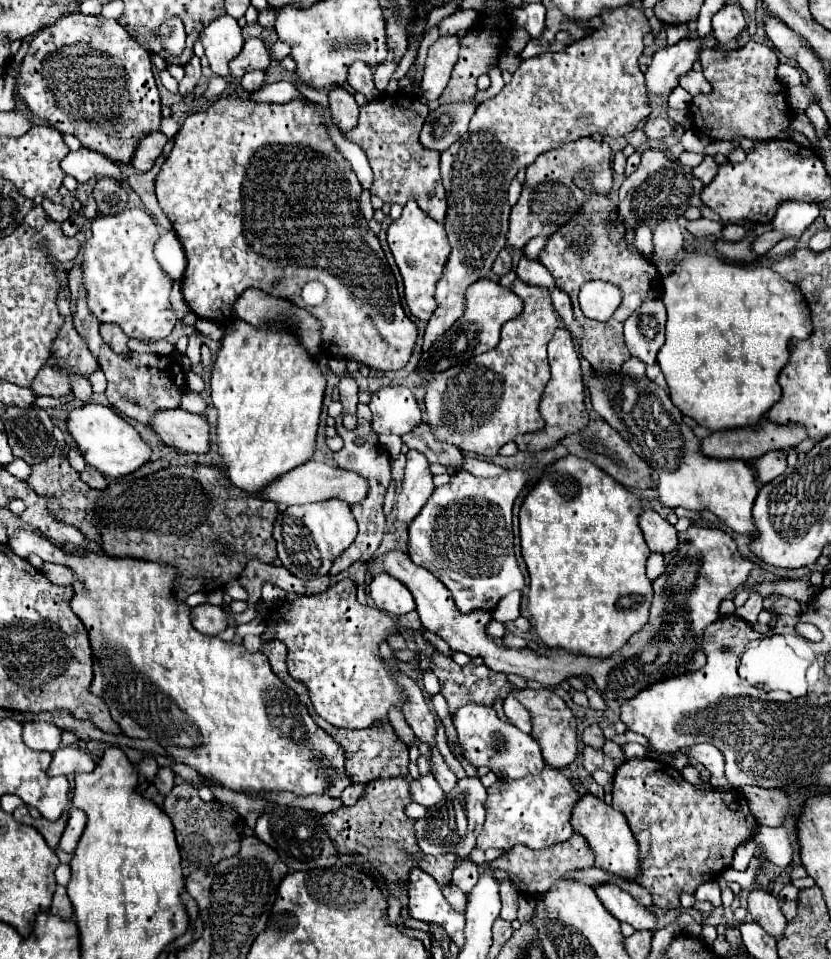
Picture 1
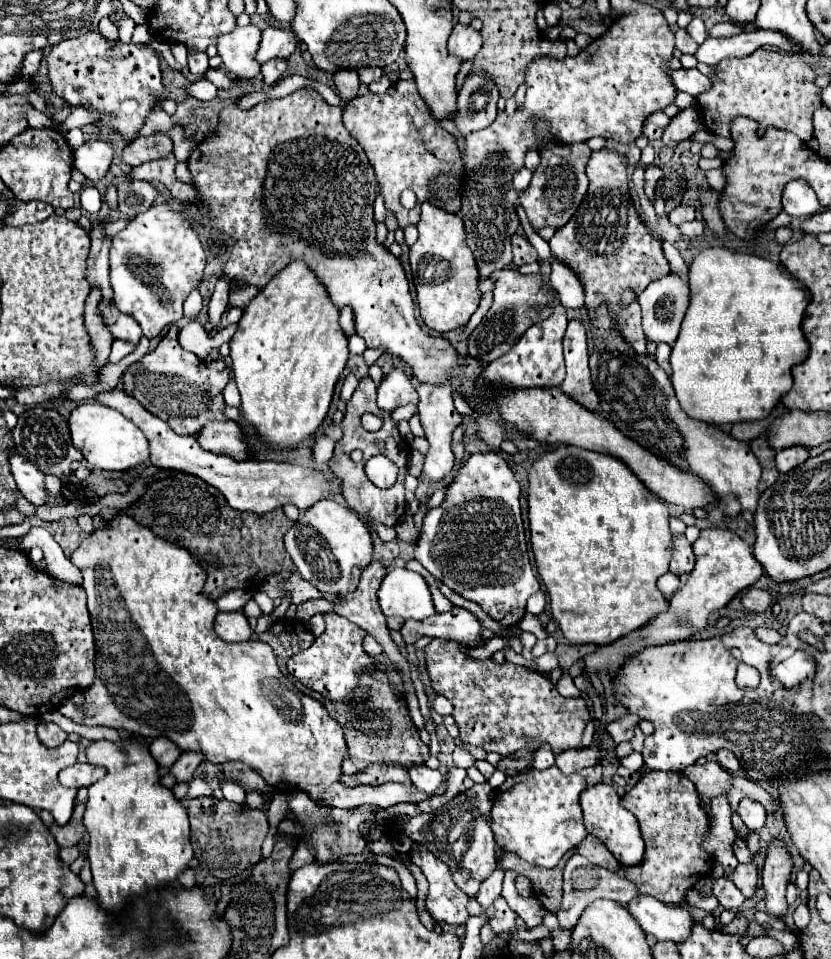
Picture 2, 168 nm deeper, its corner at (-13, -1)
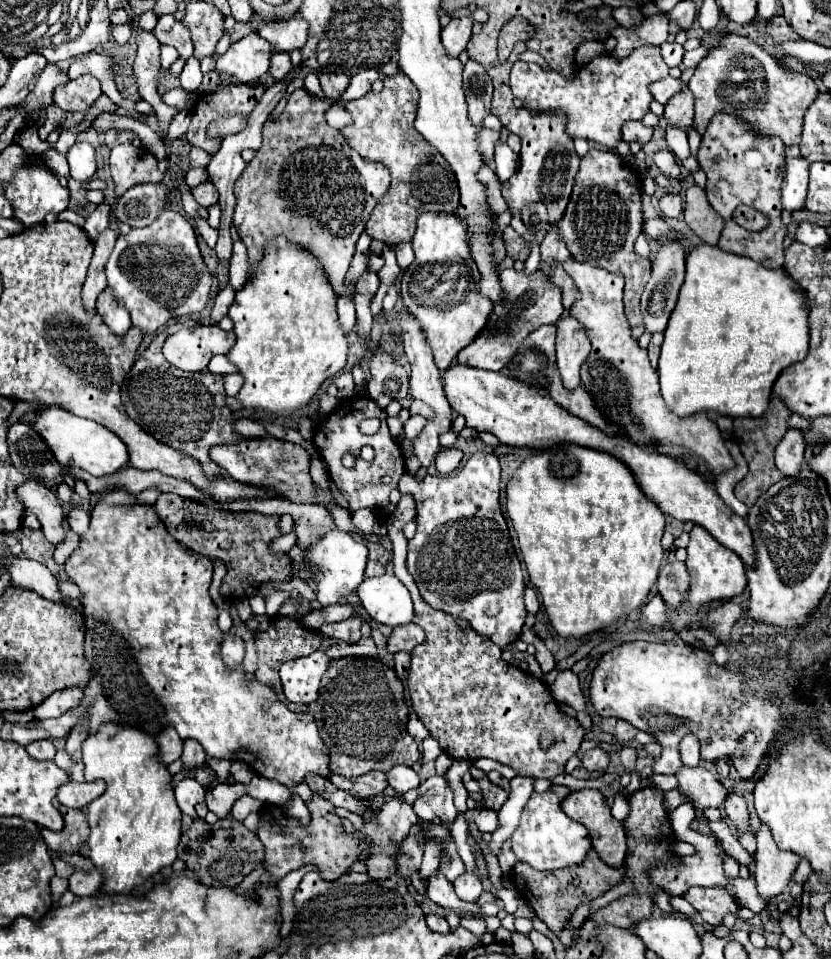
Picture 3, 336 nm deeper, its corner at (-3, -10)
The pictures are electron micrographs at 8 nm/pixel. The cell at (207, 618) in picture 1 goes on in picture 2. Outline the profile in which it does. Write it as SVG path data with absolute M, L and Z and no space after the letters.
M240 611L218 613L218 617L216 617L216 633L218 633L218 637L222 637L228 643L250 641L252 639L252 629L248 625L248 619Z

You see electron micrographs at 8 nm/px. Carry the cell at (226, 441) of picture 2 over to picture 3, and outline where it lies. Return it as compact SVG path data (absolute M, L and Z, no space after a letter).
M242 438L236 444L218 444L210 448L210 458L228 472L228 476L236 478L238 482L248 482L254 486L266 486L278 490L278 494L284 494L290 502L318 502L326 504L332 500L328 492L316 490L312 484L312 478L308 474L310 456L304 448L284 442L278 438Z

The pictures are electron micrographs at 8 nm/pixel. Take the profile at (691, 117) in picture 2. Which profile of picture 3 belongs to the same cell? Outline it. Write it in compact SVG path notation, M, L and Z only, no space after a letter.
M686 68L682 72L682 82L684 82L684 90L676 96L670 98L670 102L666 104L666 110L664 110L664 120L668 126L674 126L674 128L680 128L684 132L688 132L692 128L692 116L694 116L694 98L690 96L690 90L686 86L686 82L692 78L694 70L692 68Z

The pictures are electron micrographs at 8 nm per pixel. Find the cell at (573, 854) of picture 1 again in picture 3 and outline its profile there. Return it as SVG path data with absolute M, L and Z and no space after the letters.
M590 850L590 854L586 856L586 862L582 862L582 866L568 866L566 870L554 870L554 872L540 872L534 870L530 866L524 866L522 862L516 862L516 866L512 868L512 882L518 890L518 896L534 908L536 916L552 930L552 932L560 932L564 928L564 924L568 922L568 918L572 916L572 912L584 904L590 902L592 898L600 896L602 892L610 890L612 886L616 886L622 880L624 868L610 868L606 866L598 854L594 850Z

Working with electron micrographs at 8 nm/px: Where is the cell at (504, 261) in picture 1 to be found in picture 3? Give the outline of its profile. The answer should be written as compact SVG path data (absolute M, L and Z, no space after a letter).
M508 226L506 230L504 230L504 246L506 246L506 254L508 254L508 258L512 258L512 260L520 260L520 262L524 262L526 258L528 258L528 244L514 232L514 228L512 226Z

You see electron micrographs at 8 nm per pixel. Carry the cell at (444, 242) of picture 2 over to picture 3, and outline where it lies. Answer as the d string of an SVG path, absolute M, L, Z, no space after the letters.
M434 212L418 214L412 248L416 258L402 274L400 296L406 310L424 328L436 366L444 370L452 364L462 346L468 346L478 336L494 306L480 292L480 272L476 262L470 258L466 226L456 216Z

